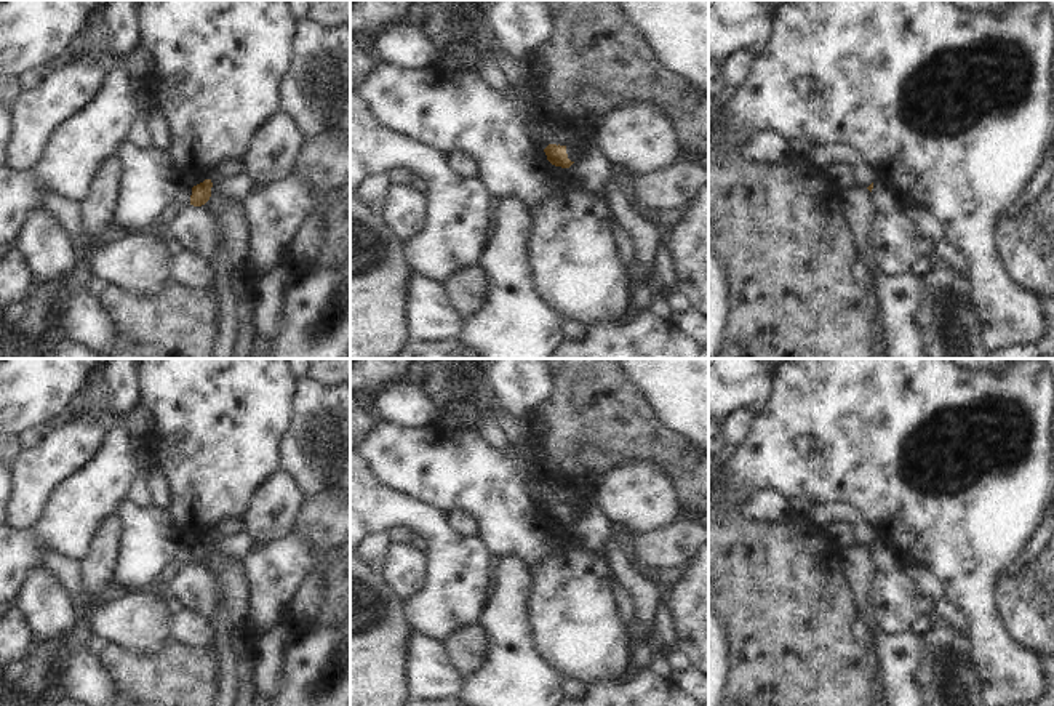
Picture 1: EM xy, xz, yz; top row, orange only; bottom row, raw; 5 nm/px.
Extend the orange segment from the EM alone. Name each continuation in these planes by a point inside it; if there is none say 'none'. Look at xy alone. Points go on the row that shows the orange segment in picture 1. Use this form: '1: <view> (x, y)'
1: xy (226, 168)

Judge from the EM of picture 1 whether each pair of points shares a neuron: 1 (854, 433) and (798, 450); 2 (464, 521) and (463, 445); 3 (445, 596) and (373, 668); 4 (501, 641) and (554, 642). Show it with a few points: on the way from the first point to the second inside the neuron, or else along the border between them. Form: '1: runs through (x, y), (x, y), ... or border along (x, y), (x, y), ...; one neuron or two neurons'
1: runs through (840, 433), (827, 433), (813, 439); one neuron
2: border along (447, 513), (463, 509), (475, 522), (479, 533); two neurons
3: border along (402, 601), (402, 613), (413, 629); two neurons
4: border along (525, 605), (533, 647), (555, 671); two neurons

